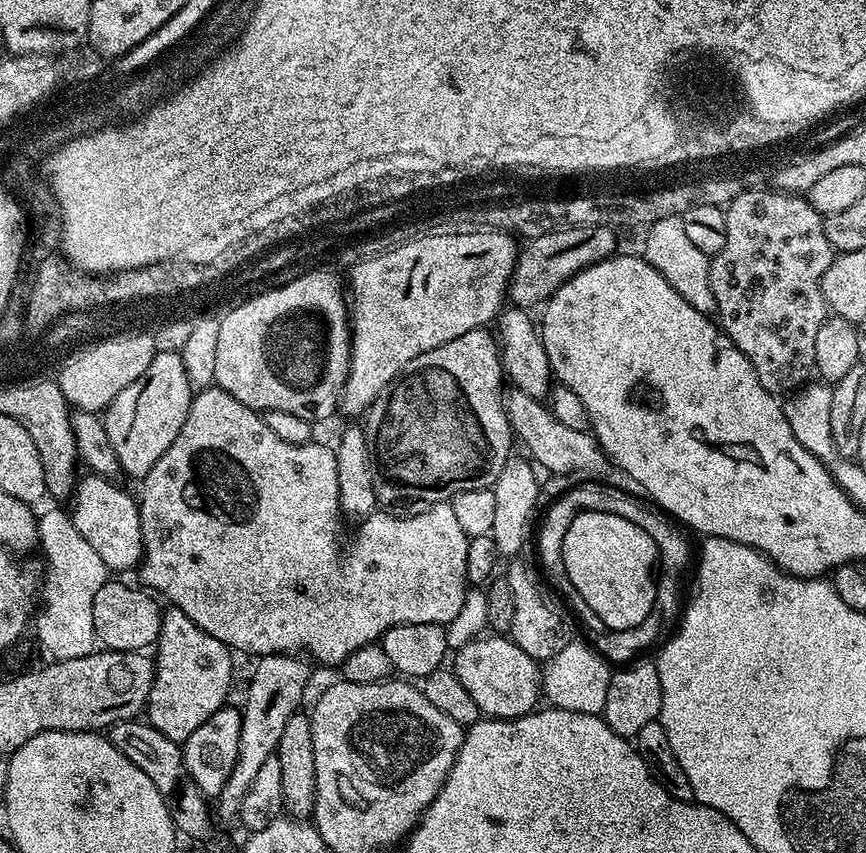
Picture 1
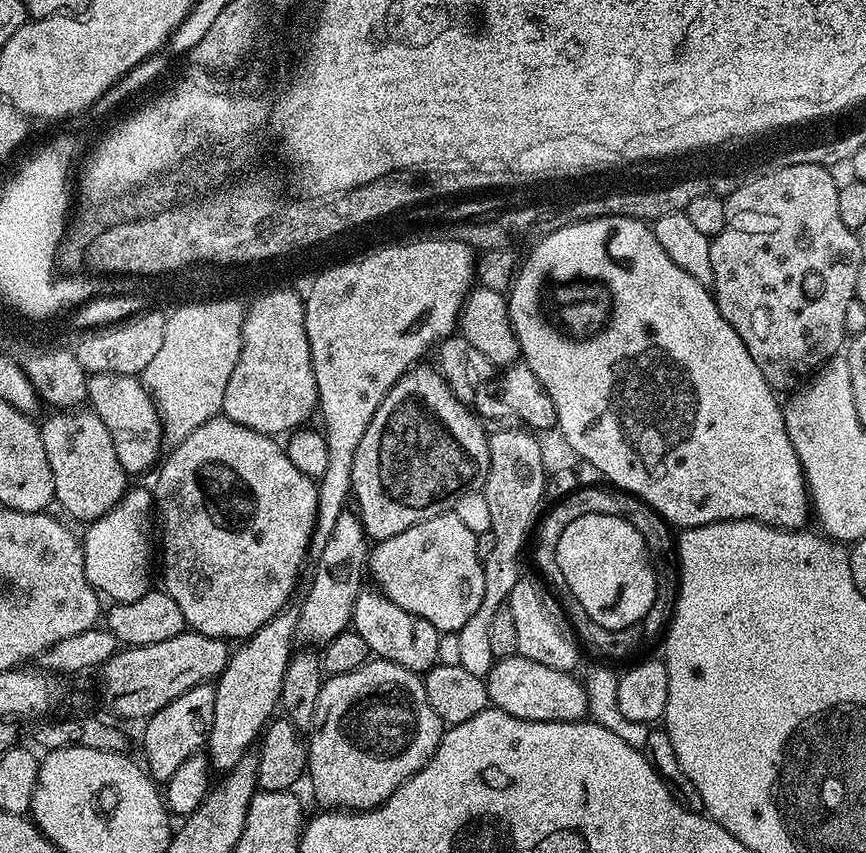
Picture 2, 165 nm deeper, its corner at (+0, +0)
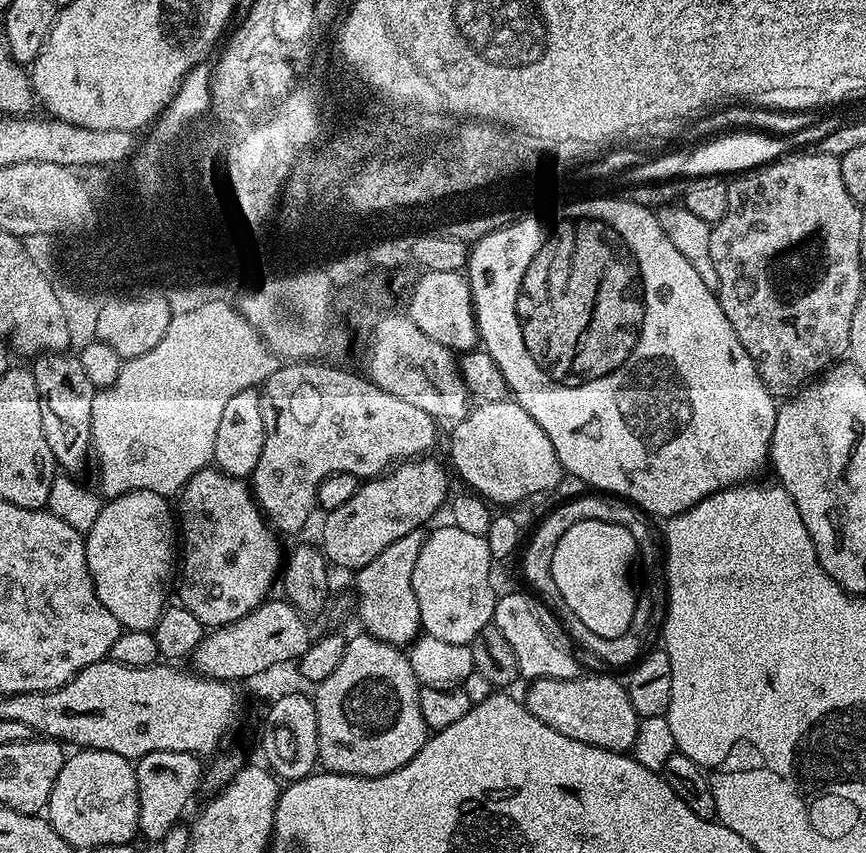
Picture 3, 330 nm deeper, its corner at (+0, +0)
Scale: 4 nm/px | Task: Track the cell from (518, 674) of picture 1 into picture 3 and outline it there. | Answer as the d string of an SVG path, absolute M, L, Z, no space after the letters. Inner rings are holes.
M581 674L573 680L542 678L531 681L527 687L528 693L522 696L524 707L538 722L546 722L546 726L558 730L558 734L566 734L566 738L622 753L627 753L636 740L641 717L630 702L627 687L612 676Z

